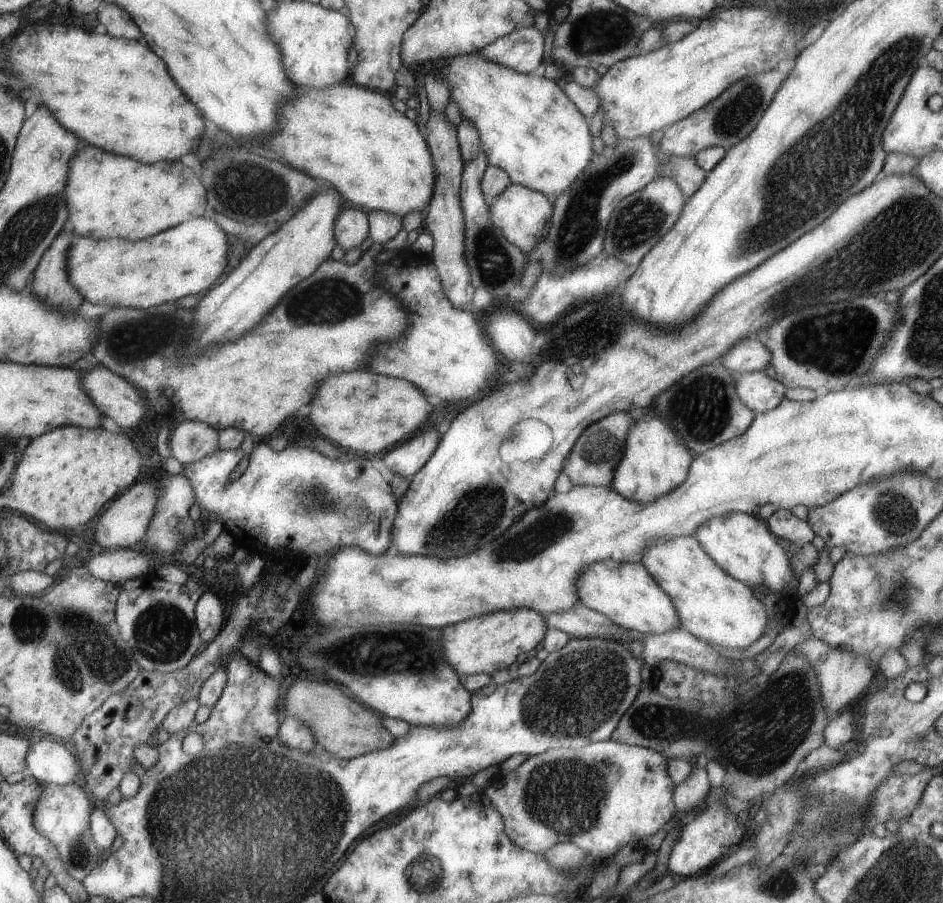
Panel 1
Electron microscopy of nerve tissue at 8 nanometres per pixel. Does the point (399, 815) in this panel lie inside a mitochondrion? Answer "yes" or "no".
no

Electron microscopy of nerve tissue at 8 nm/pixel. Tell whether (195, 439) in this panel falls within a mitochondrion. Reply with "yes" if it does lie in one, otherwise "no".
yes

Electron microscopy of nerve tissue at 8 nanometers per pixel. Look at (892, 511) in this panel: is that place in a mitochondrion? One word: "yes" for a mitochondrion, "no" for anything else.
yes

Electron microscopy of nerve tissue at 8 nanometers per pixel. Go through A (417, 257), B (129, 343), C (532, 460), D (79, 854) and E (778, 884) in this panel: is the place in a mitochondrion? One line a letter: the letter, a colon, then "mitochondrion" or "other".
A: other
B: mitochondrion
C: other
D: mitochondrion
E: mitochondrion

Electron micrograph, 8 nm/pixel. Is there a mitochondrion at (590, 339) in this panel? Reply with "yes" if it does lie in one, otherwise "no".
yes

